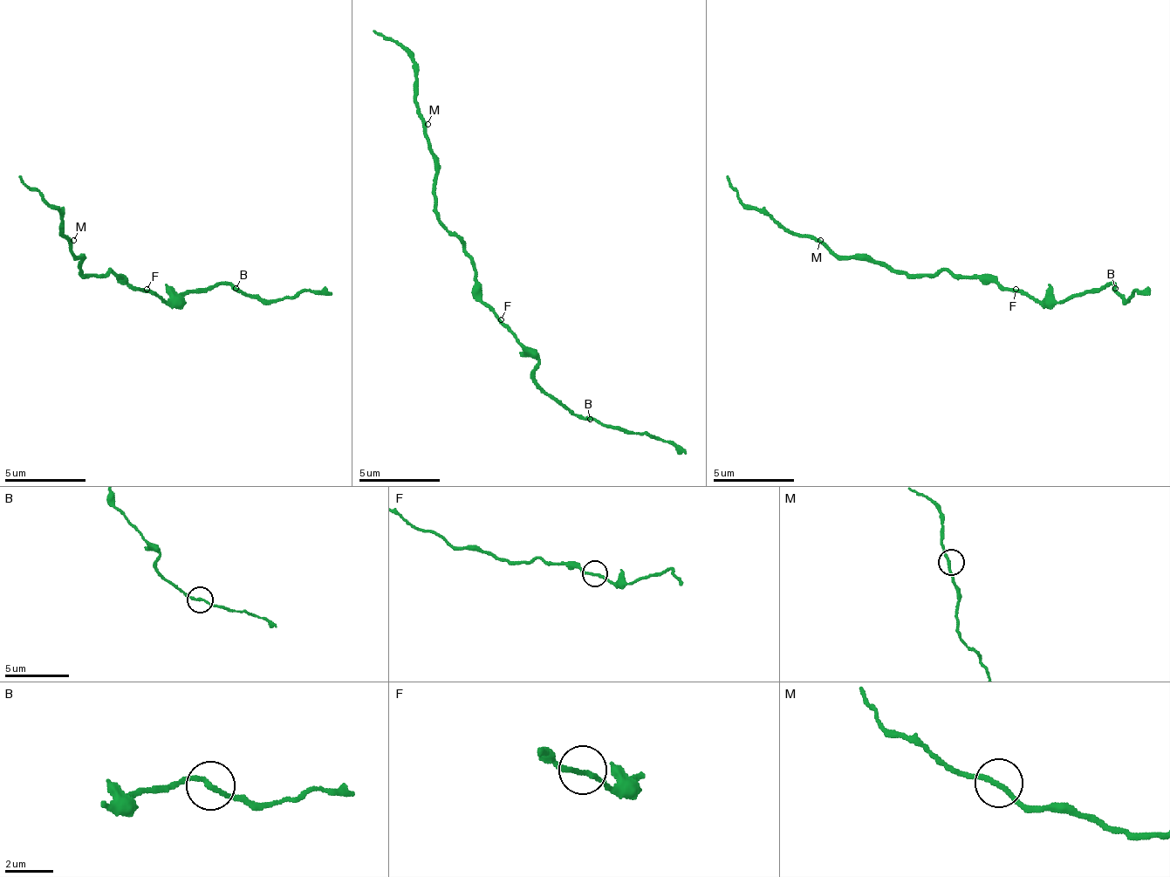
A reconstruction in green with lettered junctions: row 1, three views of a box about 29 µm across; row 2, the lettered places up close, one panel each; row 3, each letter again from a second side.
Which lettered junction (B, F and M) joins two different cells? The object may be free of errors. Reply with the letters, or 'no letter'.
B

